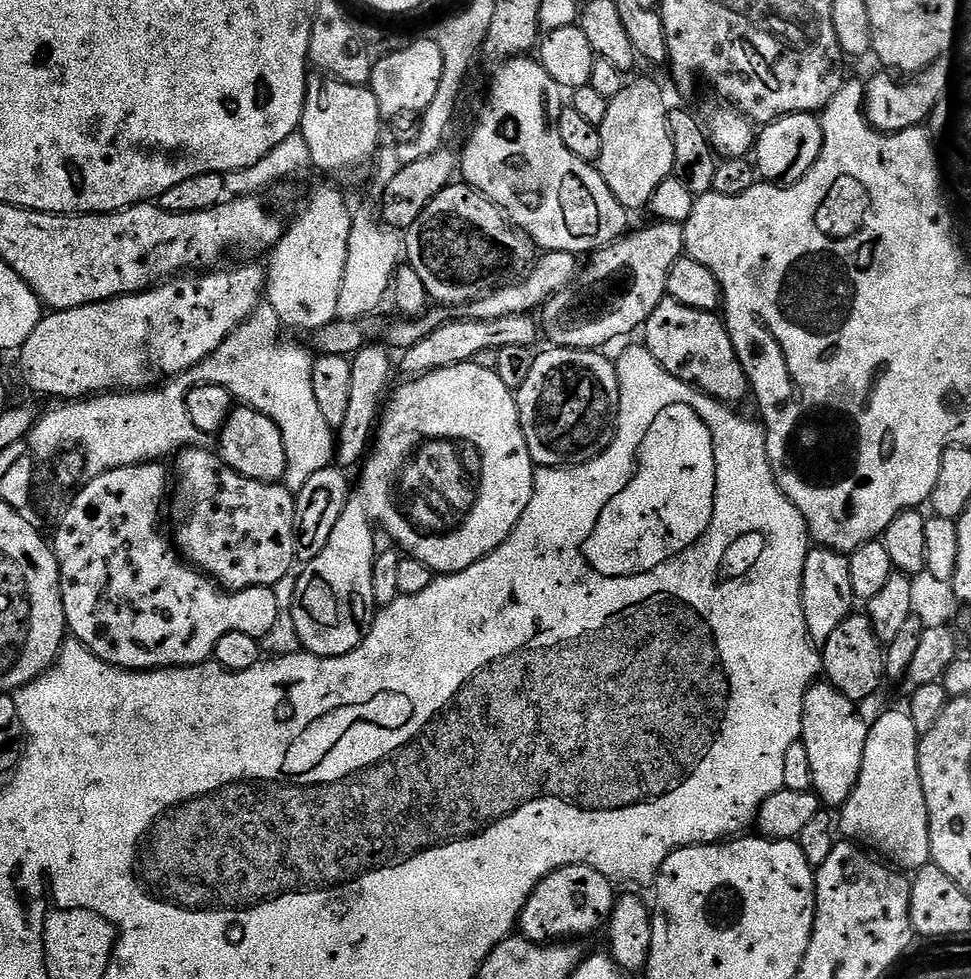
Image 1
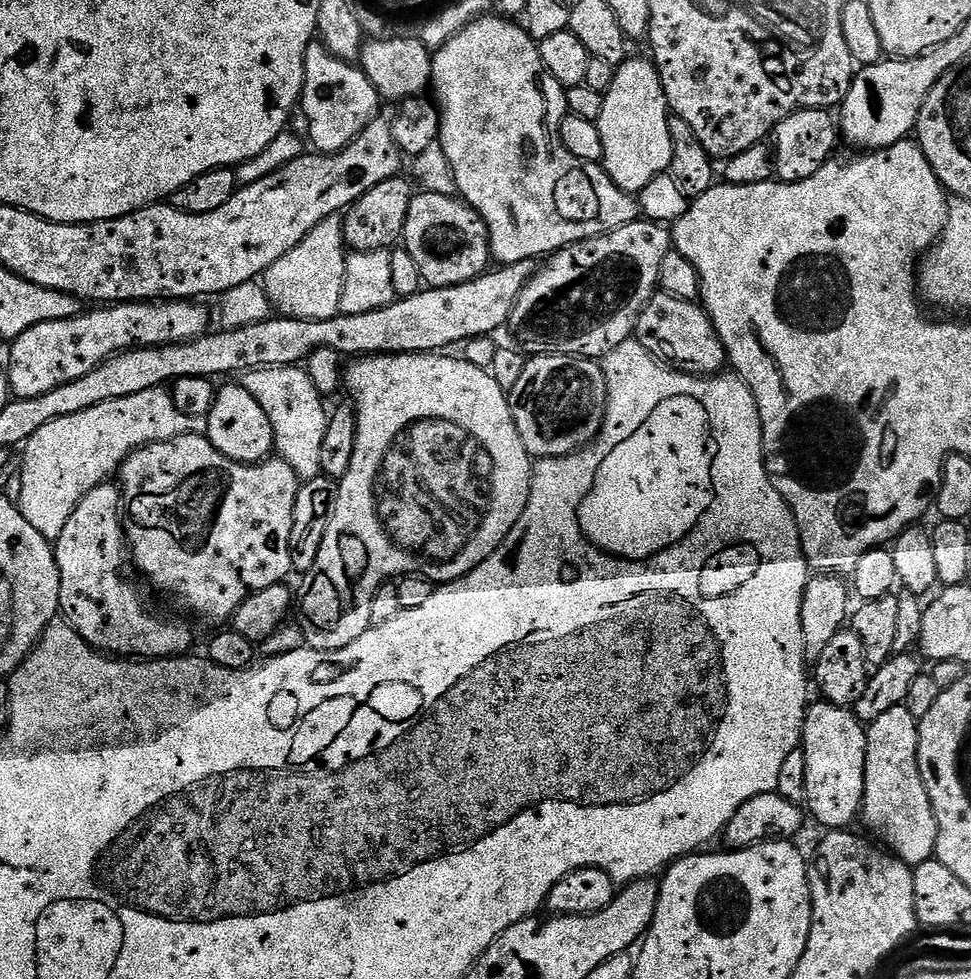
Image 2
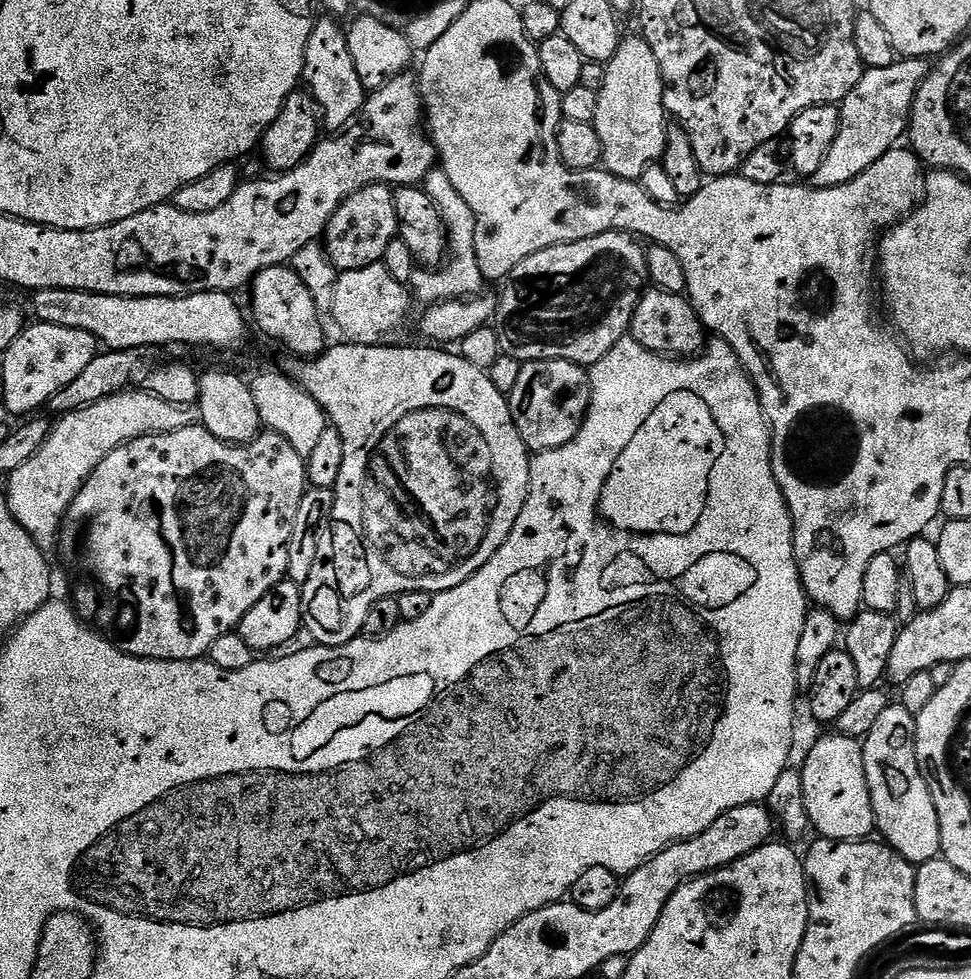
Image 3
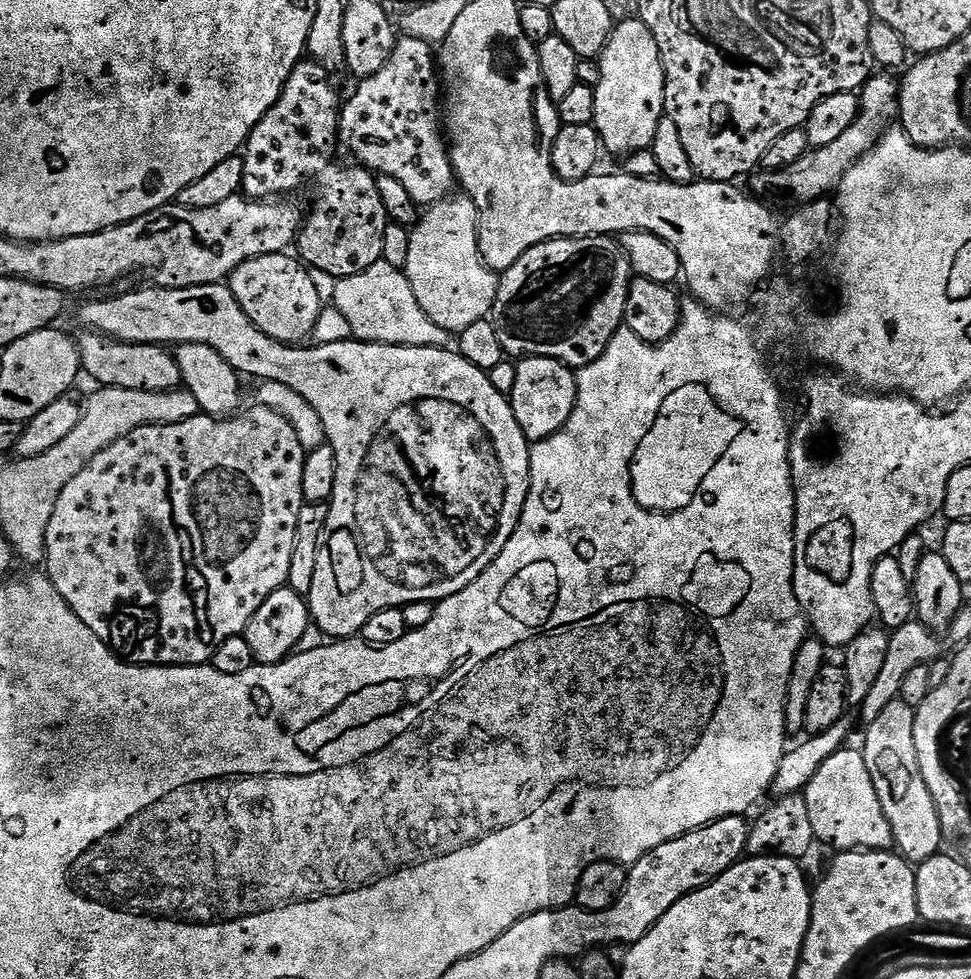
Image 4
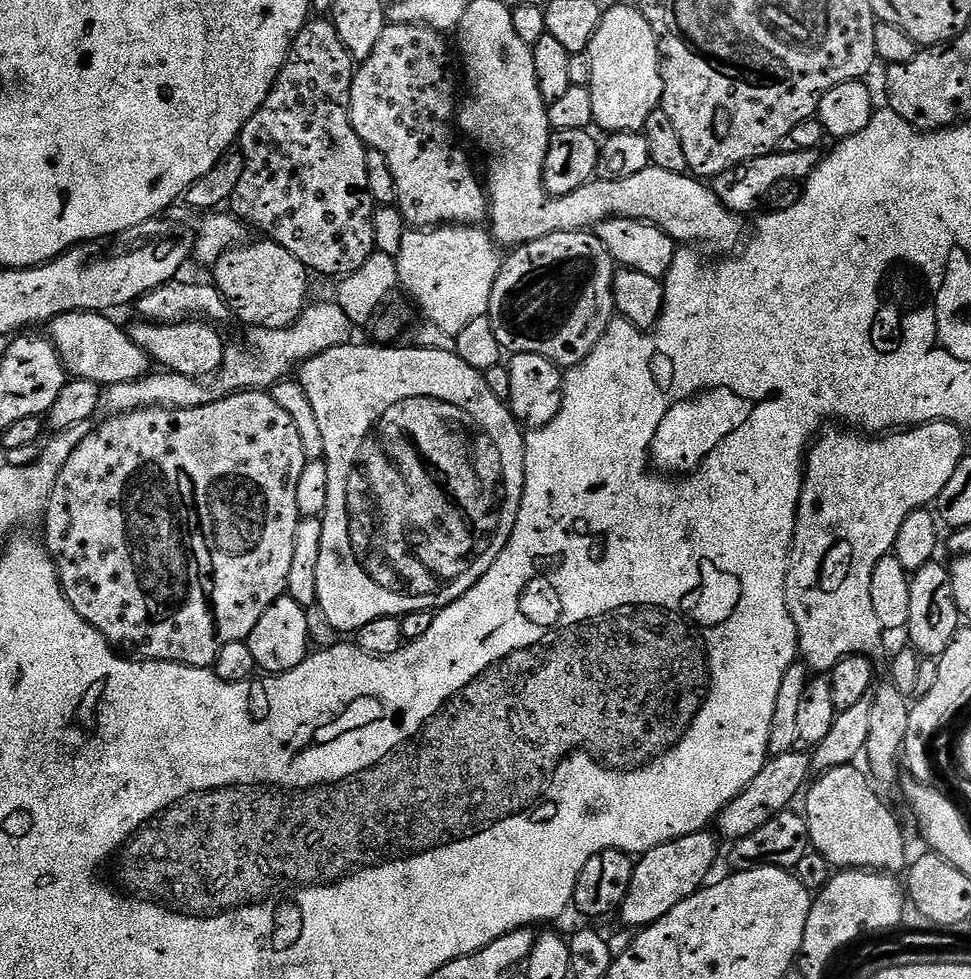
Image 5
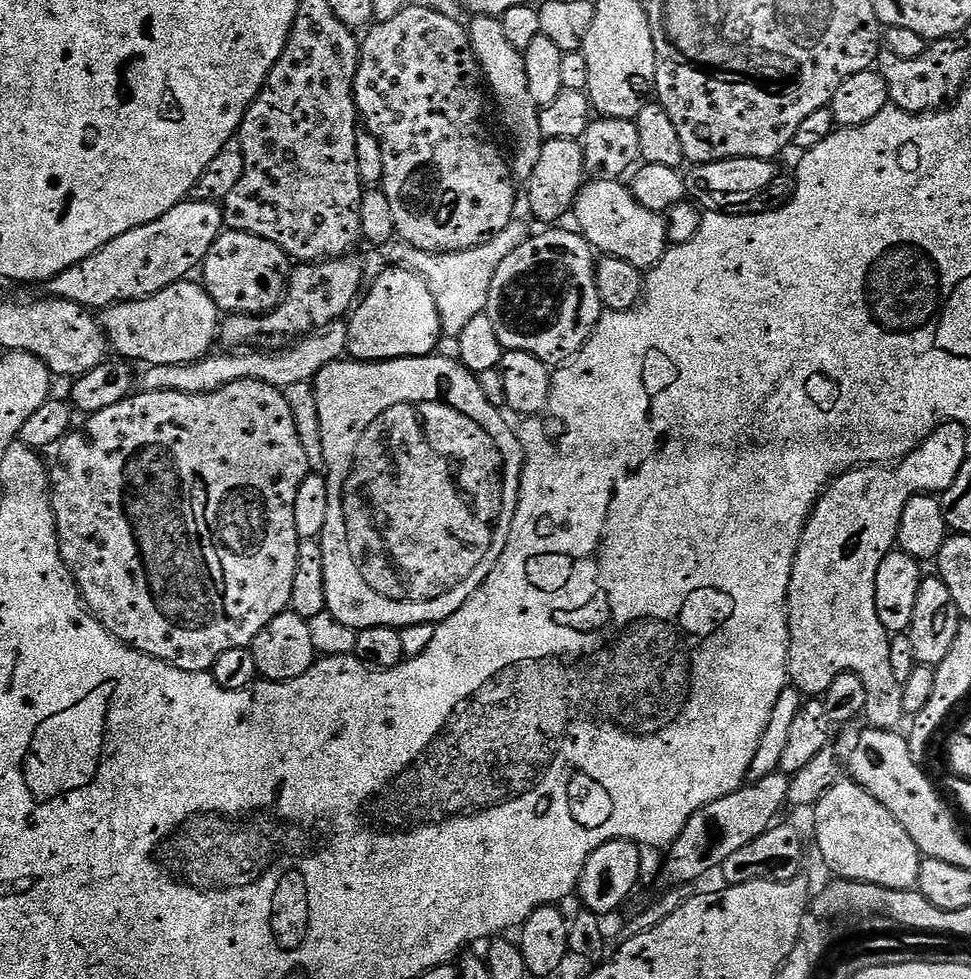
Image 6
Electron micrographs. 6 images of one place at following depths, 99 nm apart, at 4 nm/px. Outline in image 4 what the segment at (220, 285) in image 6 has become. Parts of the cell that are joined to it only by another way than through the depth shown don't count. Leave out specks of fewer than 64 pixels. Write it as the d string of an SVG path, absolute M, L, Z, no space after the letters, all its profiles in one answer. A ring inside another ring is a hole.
M279 252L250 258L234 269L226 283L246 318L250 318L262 334L293 346L311 337L322 302L318 298L318 289L314 287L311 271L295 255Z

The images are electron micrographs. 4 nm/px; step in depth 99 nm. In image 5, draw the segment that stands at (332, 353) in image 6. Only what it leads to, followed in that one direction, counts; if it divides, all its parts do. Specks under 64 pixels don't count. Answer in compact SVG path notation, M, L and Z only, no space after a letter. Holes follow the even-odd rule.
M335 301L311 303L290 326L284 328L251 328L247 331L246 350L227 345L223 366L209 382L200 383L200 402L208 405L236 392L269 391L278 381L289 377L296 367L326 350L353 341L354 325Z

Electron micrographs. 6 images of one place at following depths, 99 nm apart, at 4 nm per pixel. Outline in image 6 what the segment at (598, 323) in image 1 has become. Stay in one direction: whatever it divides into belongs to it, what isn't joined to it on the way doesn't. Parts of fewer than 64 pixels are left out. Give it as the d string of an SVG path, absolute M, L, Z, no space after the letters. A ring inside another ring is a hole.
M540 230L537 234L529 235L527 240L521 240L520 245L514 249L510 255L502 262L502 266L498 266L498 270L494 274L494 282L490 282L490 298L488 299L488 317L490 322L494 322L494 330L498 334L498 342L502 342L505 350L510 352L525 352L526 354L534 354L534 358L538 358L543 364L549 366L559 366L567 364L572 357L576 356L582 350L582 346L590 338L590 334L598 326L602 313L605 311L604 304L598 298L598 286L596 285L596 261L594 249L579 231L572 232L552 232L556 230Z

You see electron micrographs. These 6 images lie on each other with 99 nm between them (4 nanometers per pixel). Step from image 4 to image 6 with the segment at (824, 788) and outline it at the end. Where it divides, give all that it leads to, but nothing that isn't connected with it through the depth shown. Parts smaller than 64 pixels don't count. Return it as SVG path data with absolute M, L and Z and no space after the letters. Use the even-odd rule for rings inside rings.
M841 778L815 804L816 848L833 877L873 884L890 890L916 888L920 883L921 854L914 838L898 826L898 818L862 786Z

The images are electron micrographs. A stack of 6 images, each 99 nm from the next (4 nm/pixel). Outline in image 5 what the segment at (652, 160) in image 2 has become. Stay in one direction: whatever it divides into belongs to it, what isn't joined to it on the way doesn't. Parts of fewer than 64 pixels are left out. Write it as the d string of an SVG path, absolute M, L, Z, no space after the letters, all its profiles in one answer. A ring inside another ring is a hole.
M616 4L613 8L605 7L600 17L600 25L598 30L594 30L594 38L590 42L587 50L588 57L590 58L590 67L594 69L592 75L592 97L594 98L594 124L598 129L605 128L605 133L611 134L614 132L643 132L646 126L646 118L650 118L650 114L654 114L660 108L660 99L662 98L662 90L664 83L662 82L662 74L660 73L660 47L656 41L654 30L650 26L650 22L646 22L646 18L640 13L639 7L628 4Z

